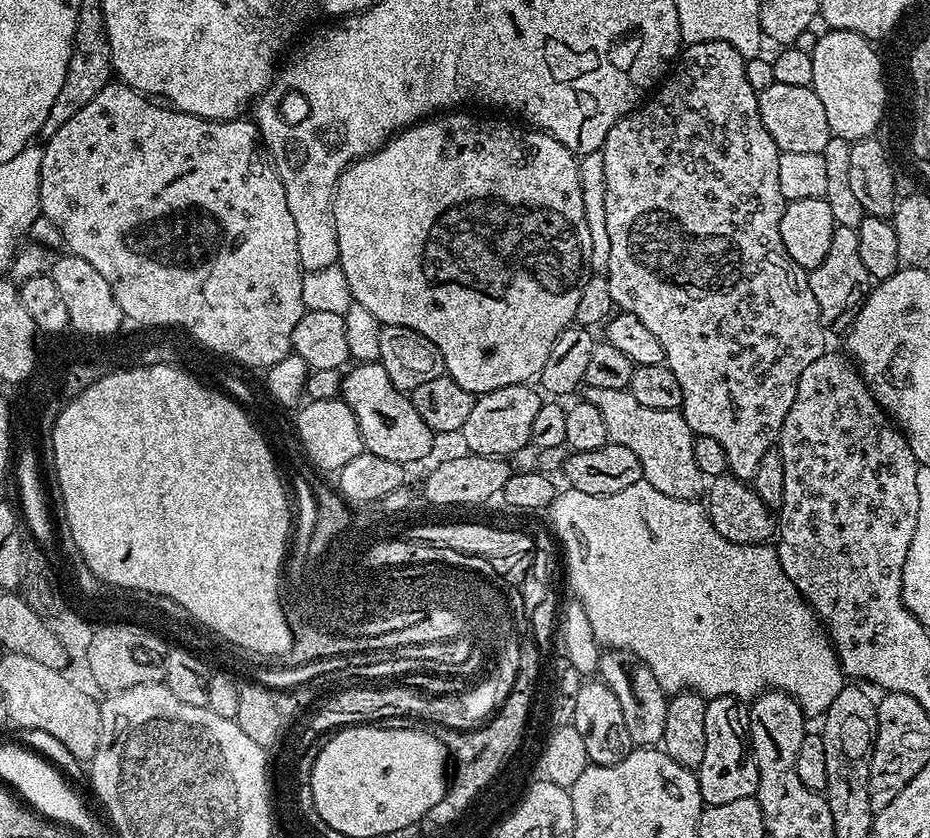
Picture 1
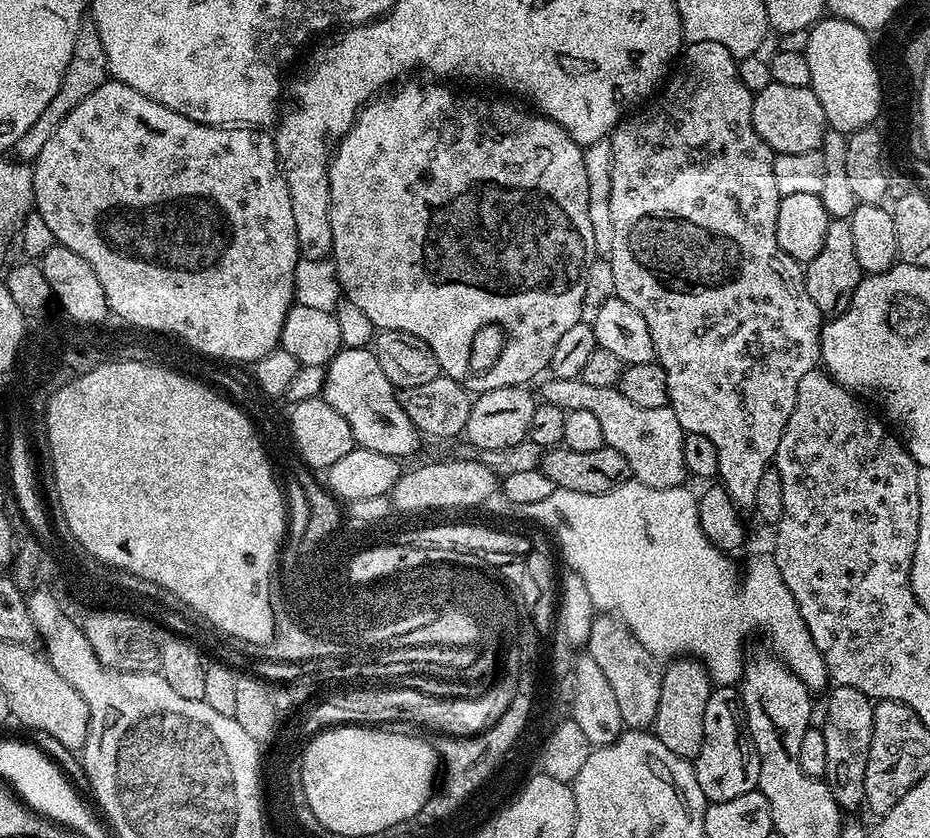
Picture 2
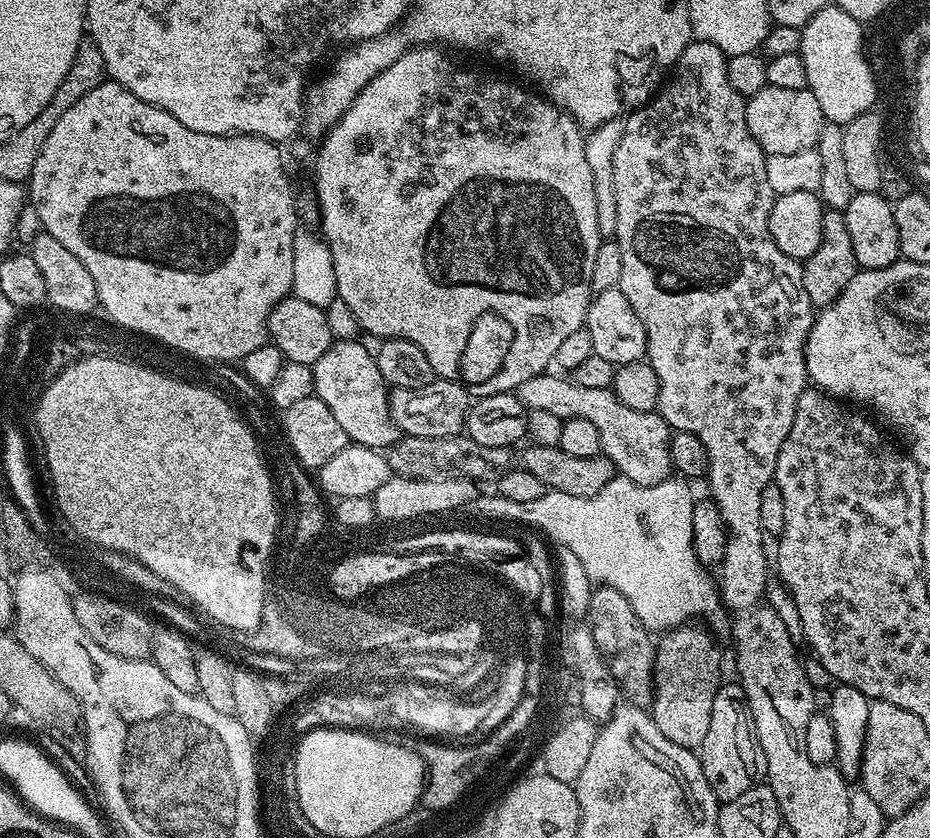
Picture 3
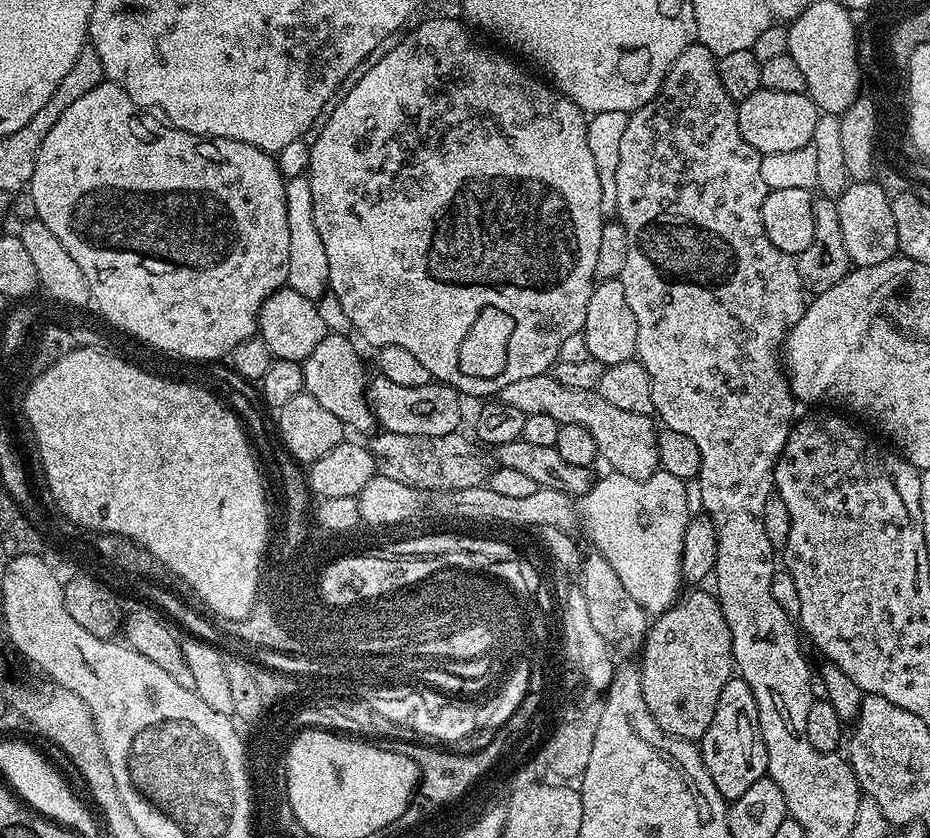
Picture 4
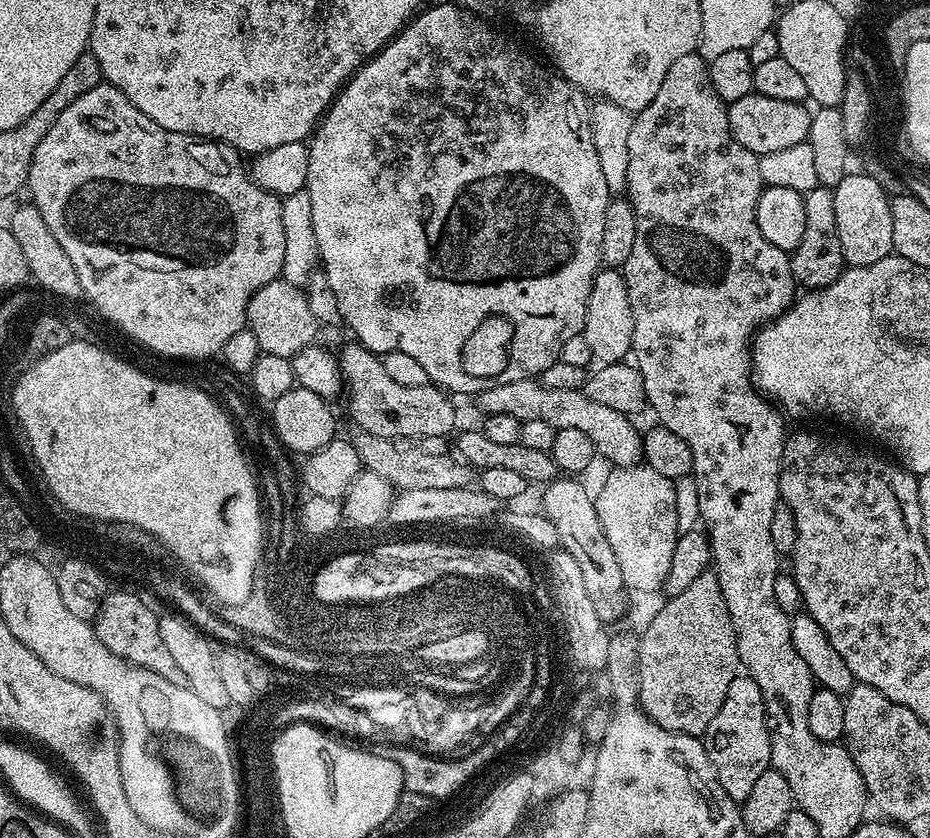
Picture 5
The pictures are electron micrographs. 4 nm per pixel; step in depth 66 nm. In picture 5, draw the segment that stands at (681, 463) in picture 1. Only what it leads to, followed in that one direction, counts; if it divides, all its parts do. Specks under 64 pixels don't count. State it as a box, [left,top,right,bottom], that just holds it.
[475,378,644,468]

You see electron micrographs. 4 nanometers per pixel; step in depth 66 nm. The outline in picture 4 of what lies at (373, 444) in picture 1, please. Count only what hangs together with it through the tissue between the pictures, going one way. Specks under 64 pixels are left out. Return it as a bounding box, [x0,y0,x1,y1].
[303,334,374,433]

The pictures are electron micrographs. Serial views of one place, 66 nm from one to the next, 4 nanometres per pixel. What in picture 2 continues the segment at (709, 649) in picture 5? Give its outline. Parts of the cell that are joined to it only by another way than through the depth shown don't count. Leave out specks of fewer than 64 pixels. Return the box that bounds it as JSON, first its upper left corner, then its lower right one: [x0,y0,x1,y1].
[654,658,713,761]

